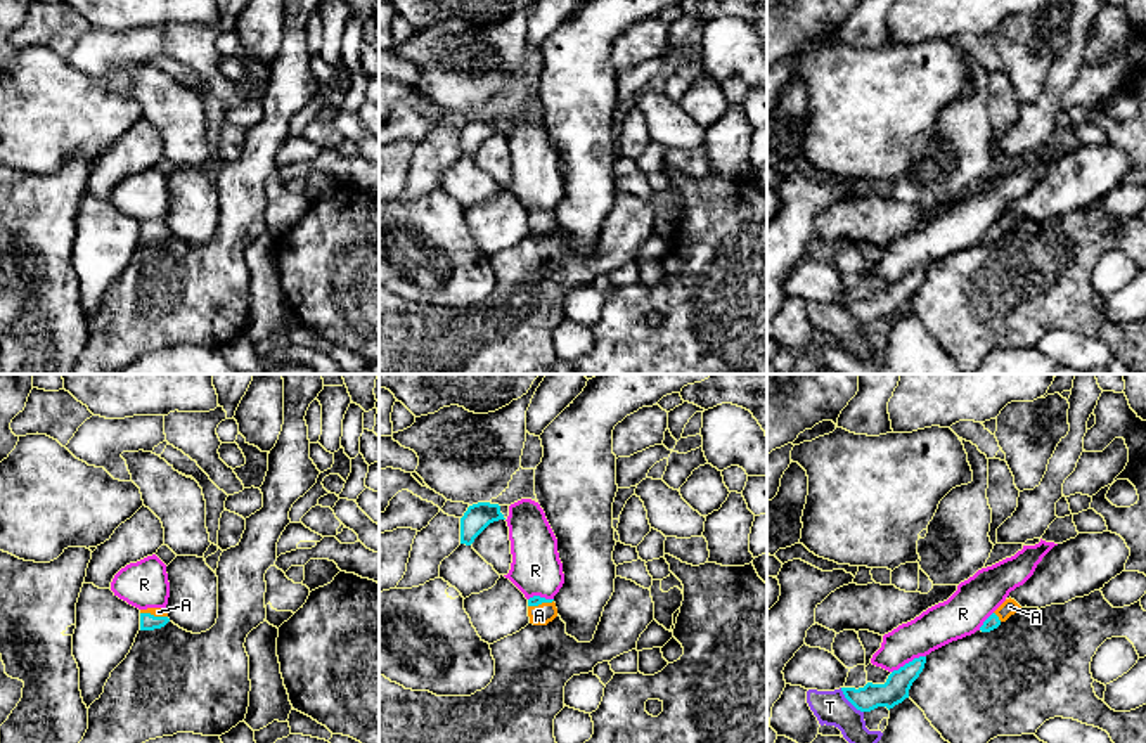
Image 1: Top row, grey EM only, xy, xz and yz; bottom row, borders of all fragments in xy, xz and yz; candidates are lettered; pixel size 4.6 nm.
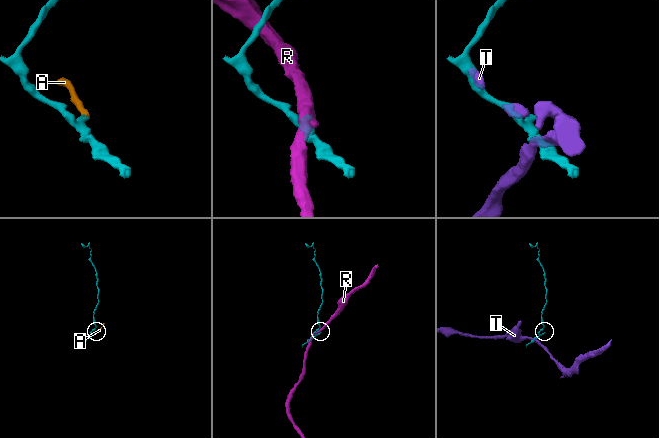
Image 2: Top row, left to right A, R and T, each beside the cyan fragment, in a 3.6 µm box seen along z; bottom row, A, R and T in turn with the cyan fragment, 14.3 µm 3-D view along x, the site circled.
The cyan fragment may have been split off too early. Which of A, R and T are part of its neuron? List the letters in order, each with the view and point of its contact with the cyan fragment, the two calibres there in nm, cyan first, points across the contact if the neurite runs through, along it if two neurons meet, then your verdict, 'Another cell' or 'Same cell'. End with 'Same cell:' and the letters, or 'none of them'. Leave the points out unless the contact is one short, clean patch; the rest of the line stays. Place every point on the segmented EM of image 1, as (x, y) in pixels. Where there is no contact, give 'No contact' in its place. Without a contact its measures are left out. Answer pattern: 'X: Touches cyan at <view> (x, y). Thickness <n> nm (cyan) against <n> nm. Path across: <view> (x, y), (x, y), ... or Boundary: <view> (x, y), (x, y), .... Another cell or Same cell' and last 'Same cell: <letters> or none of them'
A: Touches cyan at xy (153, 615). Thickness 80 nm (cyan) against 50 nm. Path across: xy (148, 622), (153, 615), (158, 612). Same cell
R: Touches cyan at yz (909, 662). Thickness 120 nm (cyan) against 190 nm. Another cell
T: Touches cyan at yz (850, 702). Thickness 120 nm (cyan) against 160 nm. Boundary: yz (840, 688), (862, 712). Another cell
Same cell: A

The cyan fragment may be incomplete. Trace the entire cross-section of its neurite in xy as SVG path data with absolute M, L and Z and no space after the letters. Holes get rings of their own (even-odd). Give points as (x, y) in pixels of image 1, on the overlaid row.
M166 608L140 610L140 630L161 629L170 622Z

